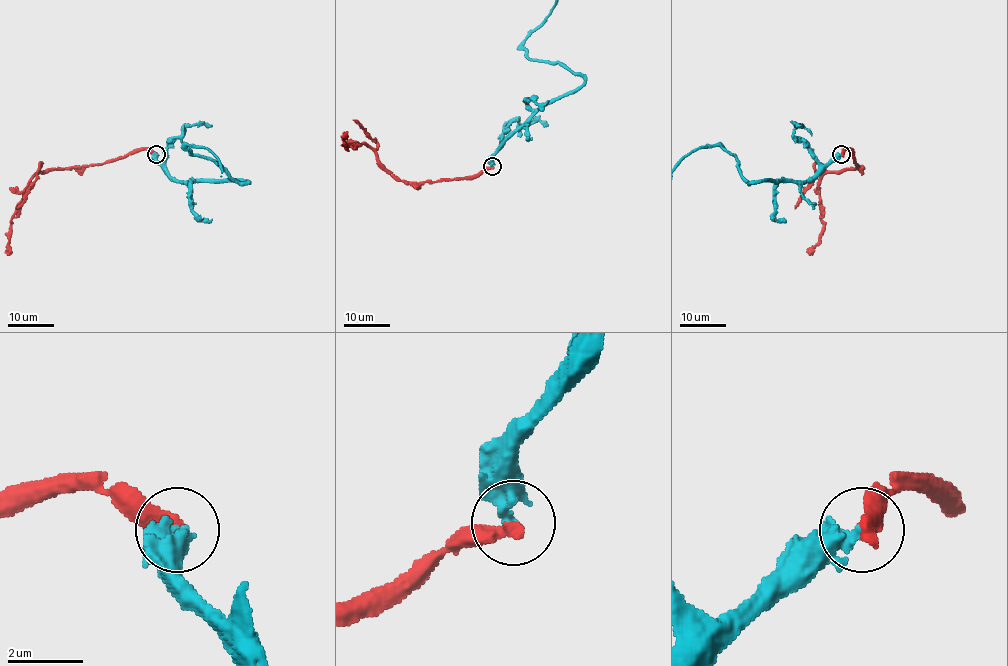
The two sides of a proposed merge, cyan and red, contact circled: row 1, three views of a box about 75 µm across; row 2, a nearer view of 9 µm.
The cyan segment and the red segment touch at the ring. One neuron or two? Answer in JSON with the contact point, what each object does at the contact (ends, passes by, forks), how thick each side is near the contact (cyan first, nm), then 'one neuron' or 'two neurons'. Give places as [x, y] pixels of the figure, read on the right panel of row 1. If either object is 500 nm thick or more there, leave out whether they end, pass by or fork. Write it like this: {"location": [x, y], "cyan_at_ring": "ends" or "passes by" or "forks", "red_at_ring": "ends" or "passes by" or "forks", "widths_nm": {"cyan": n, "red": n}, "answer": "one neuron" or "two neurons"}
{"location": [841, 154], "cyan_at_ring": "ends", "red_at_ring": "ends", "widths_nm": {"cyan": 360, "red": 440}, "answer": "two neurons"}

